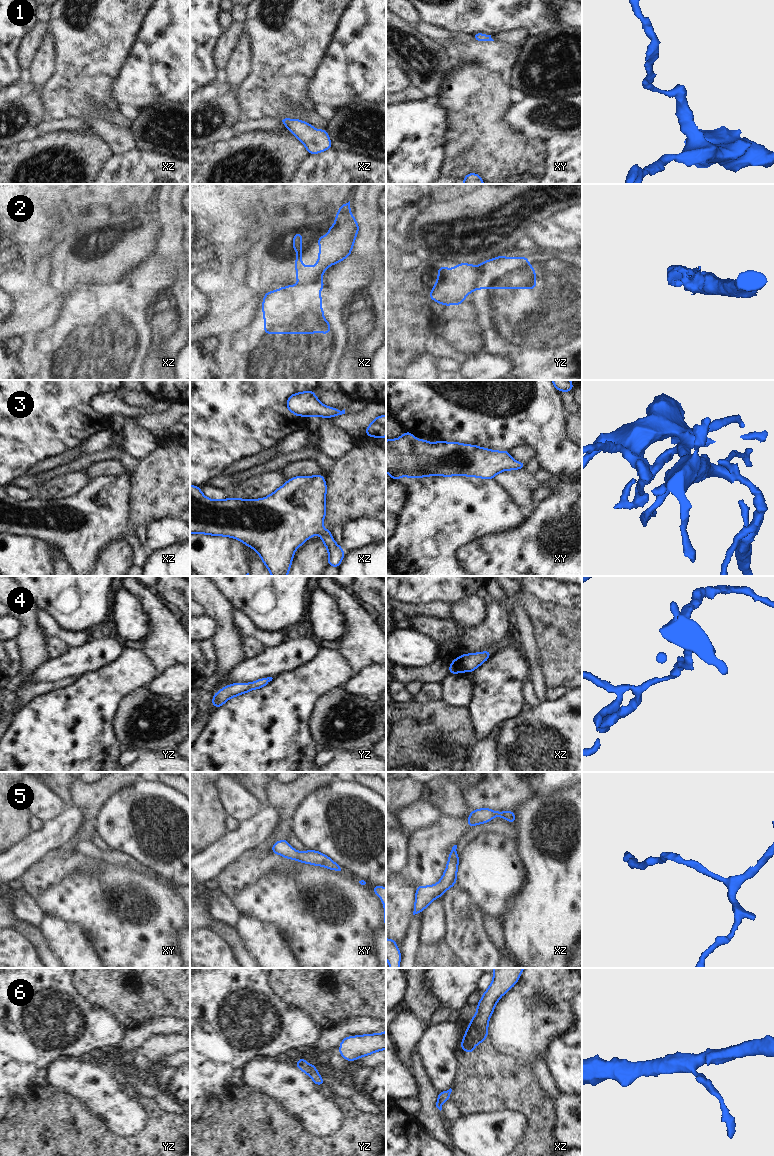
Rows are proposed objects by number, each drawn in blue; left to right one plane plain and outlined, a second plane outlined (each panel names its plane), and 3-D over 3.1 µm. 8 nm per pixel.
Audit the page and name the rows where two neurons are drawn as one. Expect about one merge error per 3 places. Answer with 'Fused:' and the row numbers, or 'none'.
Fused: 2

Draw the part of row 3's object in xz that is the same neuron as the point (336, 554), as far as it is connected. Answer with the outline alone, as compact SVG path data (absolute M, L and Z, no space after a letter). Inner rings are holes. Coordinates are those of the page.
M323 474L290 478L274 493L254 500L212 500L203 495L200 487L190 485L190 534L228 536L242 541L260 555L272 576L287 576L296 549L319 534L329 553L328 564L338 568L345 552L335 543L331 531L323 528L326 489Z

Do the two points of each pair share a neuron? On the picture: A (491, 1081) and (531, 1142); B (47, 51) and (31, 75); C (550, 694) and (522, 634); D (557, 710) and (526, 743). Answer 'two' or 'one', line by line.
A: one
B: one
C: two
D: one

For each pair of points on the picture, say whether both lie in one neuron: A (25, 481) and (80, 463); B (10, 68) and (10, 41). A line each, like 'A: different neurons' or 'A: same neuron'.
A: same neuron
B: same neuron

